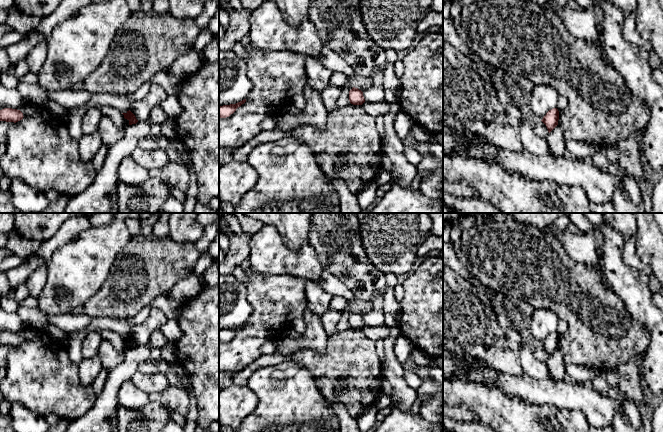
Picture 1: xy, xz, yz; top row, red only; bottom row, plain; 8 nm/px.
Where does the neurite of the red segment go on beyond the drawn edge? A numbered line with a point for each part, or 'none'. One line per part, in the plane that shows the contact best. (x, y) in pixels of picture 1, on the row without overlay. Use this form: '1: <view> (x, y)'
none

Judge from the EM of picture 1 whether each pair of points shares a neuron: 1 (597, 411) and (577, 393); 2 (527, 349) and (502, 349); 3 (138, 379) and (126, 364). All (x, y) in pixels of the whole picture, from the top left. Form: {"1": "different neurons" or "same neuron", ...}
{"1": "same neuron", "2": "different neurons", "3": "different neurons"}

